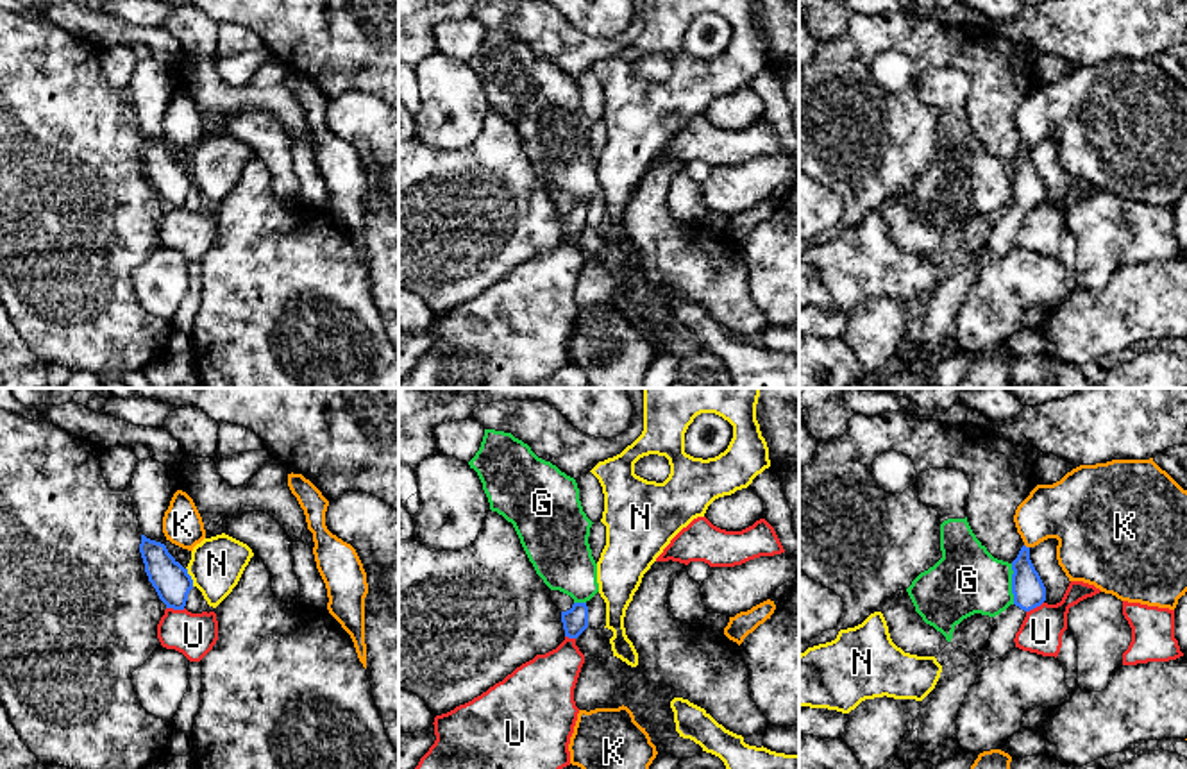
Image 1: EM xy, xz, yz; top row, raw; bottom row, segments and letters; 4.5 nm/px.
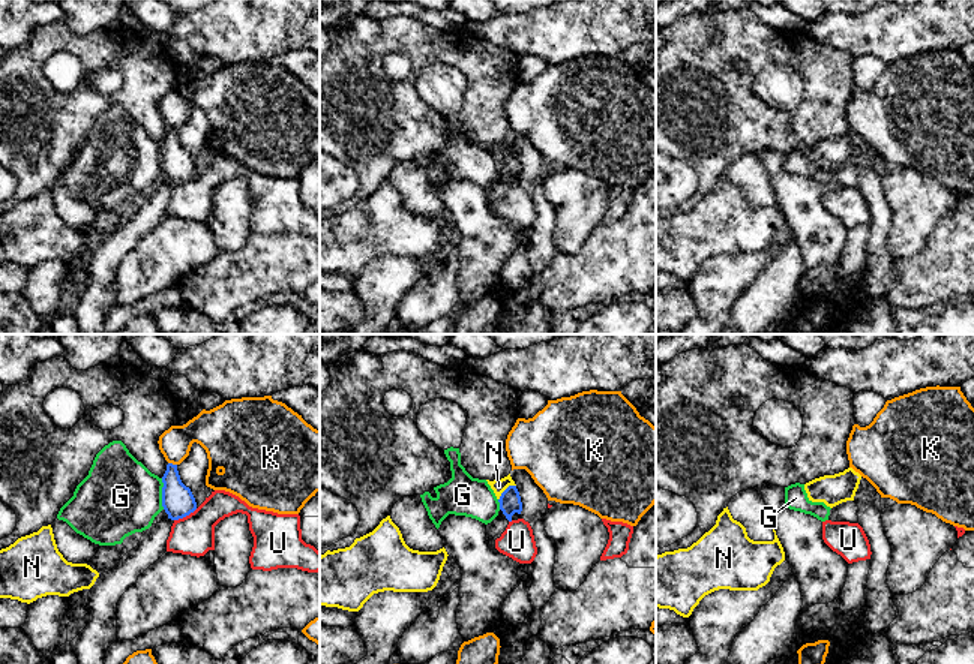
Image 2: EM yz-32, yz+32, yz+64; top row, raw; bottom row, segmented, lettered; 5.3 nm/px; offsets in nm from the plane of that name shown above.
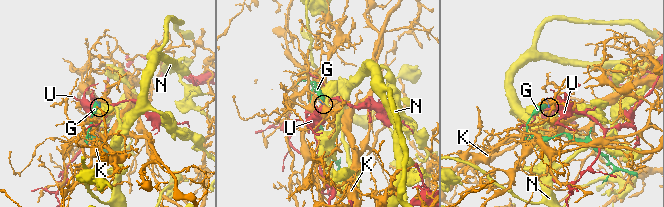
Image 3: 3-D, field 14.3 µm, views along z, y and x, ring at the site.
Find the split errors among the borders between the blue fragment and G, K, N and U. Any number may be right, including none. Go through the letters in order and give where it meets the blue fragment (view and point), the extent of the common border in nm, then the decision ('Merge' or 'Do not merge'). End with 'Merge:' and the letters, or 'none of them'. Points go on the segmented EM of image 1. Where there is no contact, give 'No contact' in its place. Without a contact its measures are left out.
G: Touches blue at yz (1012, 583). Shared border 180 nm. Do not merge
K: Touches blue at yz (1025, 546). Shared border 30 nm. Do not merge
N: Touches blue at xy (190, 576). Shared border 90 nm. Do not merge
U: Touches blue at xy (176, 608). Shared border 90 nm. Do not merge
Merge: none of them

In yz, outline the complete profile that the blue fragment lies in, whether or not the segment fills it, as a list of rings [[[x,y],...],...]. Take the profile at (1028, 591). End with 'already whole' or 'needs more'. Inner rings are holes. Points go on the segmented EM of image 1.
[[[1023,545],[1012,562],[1014,603],[994,617],[992,633],[981,662],[1003,658],[1015,649],[1015,633],[1026,613],[1046,601],[1046,587],[1030,560],[1030,547]]] | needs more

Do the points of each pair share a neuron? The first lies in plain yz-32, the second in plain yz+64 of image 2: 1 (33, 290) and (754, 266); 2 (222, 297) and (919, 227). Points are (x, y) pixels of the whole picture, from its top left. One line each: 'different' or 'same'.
1: same
2: different

